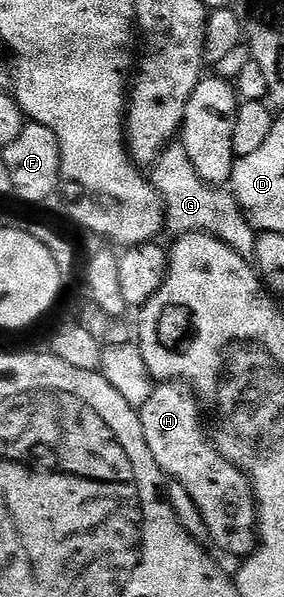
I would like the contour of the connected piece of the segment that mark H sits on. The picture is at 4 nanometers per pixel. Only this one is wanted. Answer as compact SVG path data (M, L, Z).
M181 381L159 382L146 404L140 408L144 441L148 441L148 449L152 449L152 457L163 476L171 475L169 478L175 483L184 485L184 489L188 489L188 497L196 501L196 509L200 509L200 517L204 517L208 539L230 555L249 556L256 547L256 496L252 490L252 484L249 478L235 467L219 448L217 451L206 440L198 411L200 412L200 404L195 399L194 392L185 383Z

